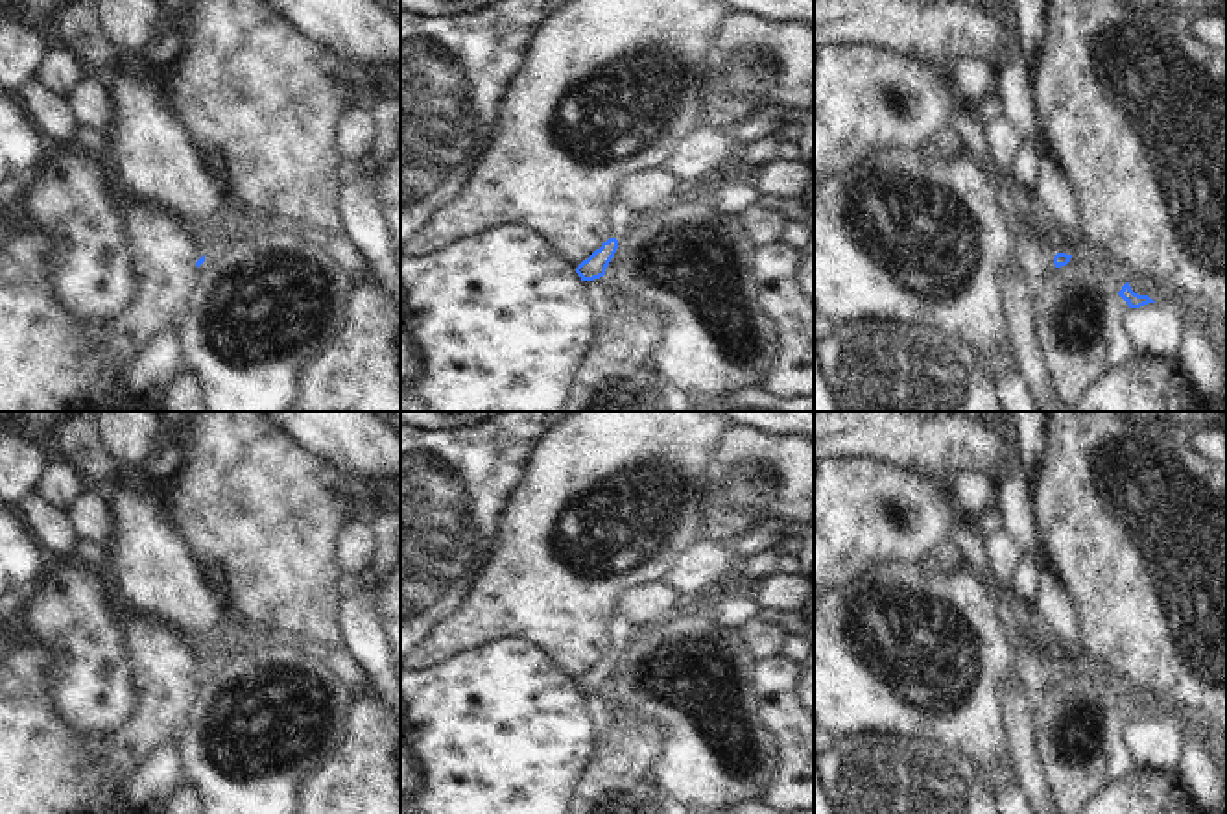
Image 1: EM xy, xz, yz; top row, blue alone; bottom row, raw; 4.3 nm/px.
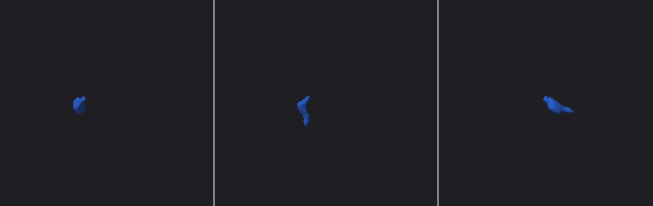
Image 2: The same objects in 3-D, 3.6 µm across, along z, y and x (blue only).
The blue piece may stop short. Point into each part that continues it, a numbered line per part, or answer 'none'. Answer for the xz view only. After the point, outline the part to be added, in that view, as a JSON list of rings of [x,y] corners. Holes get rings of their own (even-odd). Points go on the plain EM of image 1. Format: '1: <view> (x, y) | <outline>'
1: xz (620, 632) | [[[616,613],[607,626],[611,652],[620,653],[633,640],[635,633],[635,626]]]

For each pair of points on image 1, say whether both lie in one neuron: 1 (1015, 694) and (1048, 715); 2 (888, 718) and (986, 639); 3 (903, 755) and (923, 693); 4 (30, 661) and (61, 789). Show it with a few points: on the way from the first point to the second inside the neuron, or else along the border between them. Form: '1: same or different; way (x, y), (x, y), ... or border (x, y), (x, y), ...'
1: different; border (1032, 706), (1036, 748)
2: same; way (923, 717), (954, 715), (969, 702), (980, 674)
3: different; border (866, 731), (929, 739), (951, 748)
4: same; way (30, 693), (30, 757)

